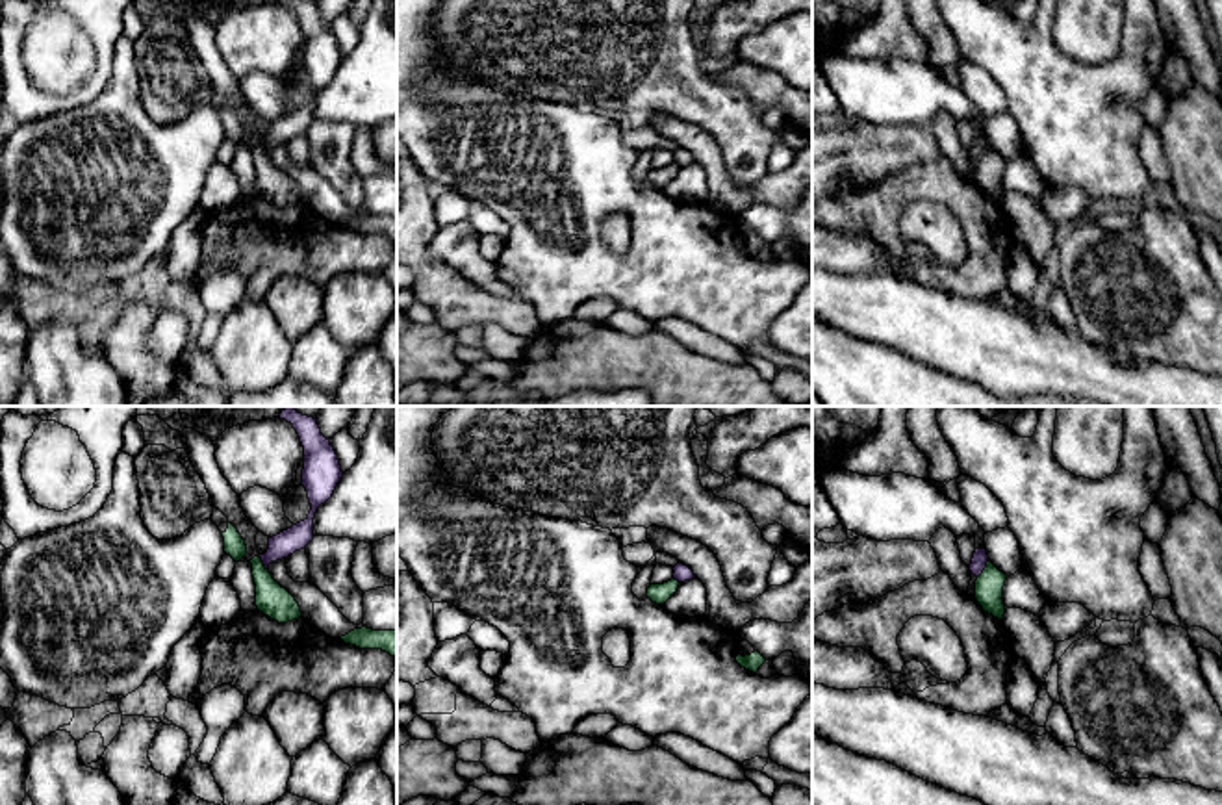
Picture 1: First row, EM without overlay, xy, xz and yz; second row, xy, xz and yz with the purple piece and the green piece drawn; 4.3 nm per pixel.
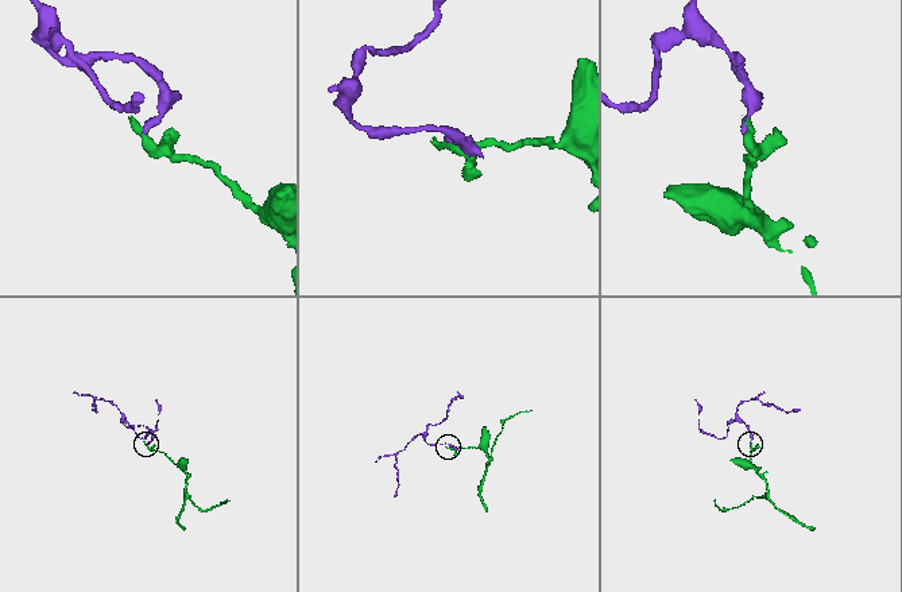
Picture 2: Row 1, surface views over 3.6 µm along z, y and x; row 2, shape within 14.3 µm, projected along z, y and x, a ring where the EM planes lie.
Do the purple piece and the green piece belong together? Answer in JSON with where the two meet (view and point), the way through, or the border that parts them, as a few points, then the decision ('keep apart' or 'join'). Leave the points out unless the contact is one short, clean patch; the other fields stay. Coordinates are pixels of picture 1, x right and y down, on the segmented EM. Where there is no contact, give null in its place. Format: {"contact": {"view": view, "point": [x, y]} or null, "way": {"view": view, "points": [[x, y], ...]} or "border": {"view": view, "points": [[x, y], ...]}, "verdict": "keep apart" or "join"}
{"contact": {"view": "yz", "point": [983, 568]}, "border": {"view": "yz", "points": [[989, 561], [978, 577]]}, "verdict": "keep apart"}

